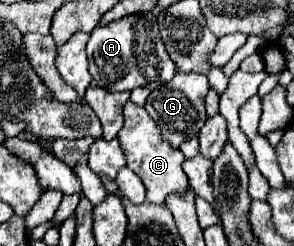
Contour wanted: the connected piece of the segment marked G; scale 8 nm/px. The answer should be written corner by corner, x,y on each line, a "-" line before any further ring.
177,72
171,82
167,82
165,86
159,86
157,90
153,90
149,94
149,98
145,102
145,110
157,122
163,138
169,140
173,148
179,148
181,142
185,142
191,136
197,136
199,128
205,124
205,120
207,120
207,116
205,116
207,92
209,92
207,76

